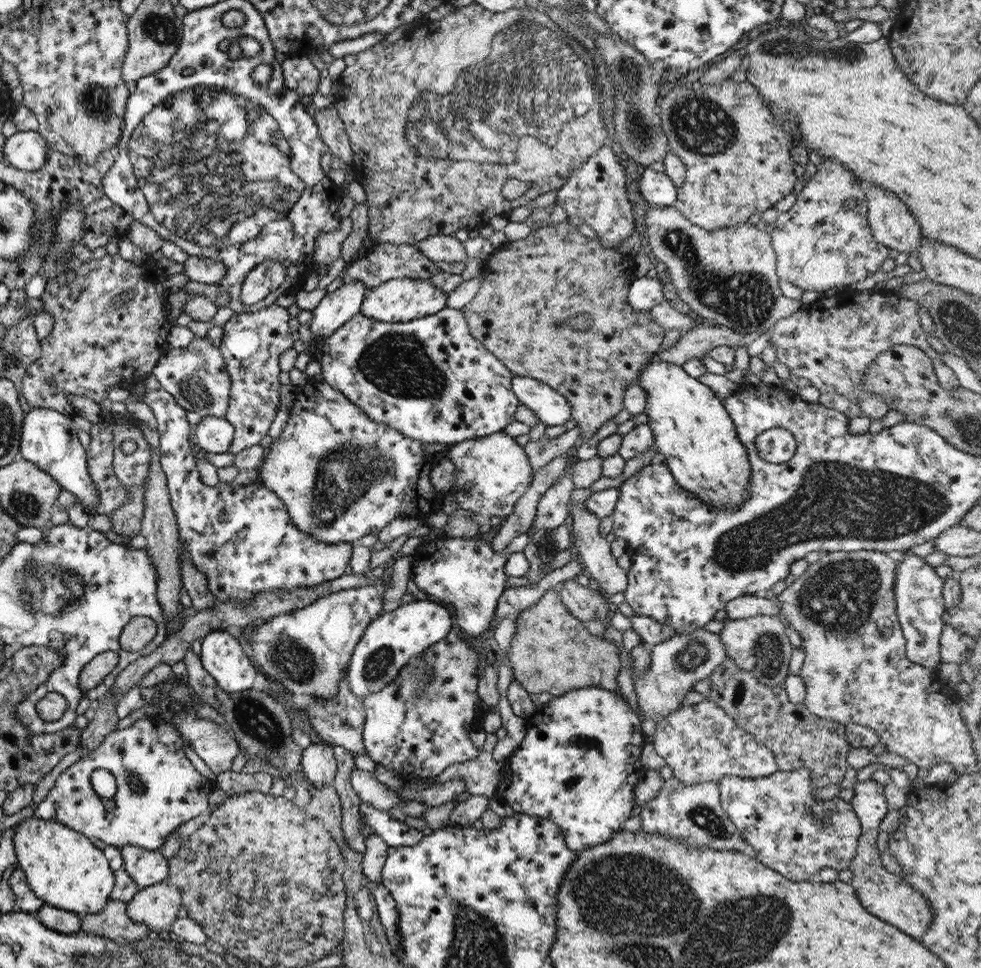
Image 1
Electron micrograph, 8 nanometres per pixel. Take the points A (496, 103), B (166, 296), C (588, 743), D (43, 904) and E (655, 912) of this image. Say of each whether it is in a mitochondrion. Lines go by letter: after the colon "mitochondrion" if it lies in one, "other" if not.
A: mitochondrion
B: other
C: other
D: other
E: mitochondrion

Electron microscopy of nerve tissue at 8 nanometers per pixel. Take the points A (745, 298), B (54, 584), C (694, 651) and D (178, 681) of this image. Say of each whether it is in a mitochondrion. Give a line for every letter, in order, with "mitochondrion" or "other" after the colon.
A: mitochondrion
B: mitochondrion
C: mitochondrion
D: other

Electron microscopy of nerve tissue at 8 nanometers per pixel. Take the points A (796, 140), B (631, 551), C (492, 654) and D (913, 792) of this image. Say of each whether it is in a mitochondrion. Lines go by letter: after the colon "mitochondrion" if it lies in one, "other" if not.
A: other
B: other
C: other
D: other

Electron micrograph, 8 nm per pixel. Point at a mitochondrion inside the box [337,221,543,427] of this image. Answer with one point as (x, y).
(397, 363)

